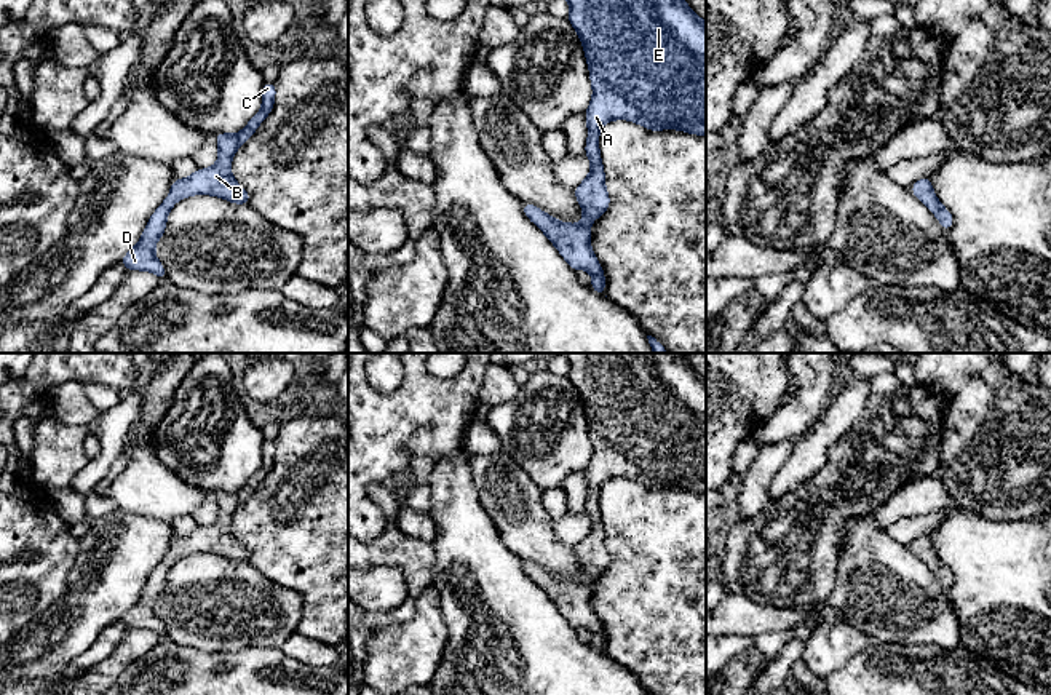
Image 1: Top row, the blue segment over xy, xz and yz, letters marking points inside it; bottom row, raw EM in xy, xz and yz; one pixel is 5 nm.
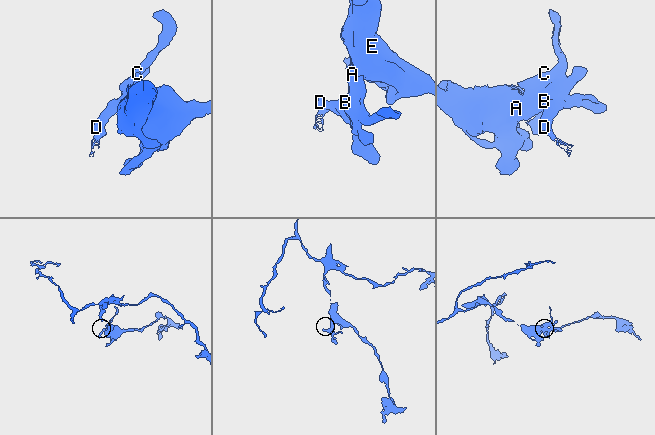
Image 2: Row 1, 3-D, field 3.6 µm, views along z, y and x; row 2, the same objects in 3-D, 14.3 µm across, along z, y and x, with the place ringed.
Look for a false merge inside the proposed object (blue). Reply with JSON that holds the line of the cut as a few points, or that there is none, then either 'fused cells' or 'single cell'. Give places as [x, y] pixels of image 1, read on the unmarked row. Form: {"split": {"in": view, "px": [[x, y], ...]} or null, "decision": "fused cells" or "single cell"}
{"split": null, "decision": "single cell"}

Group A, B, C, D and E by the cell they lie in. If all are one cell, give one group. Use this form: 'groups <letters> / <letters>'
groups A B C D E

